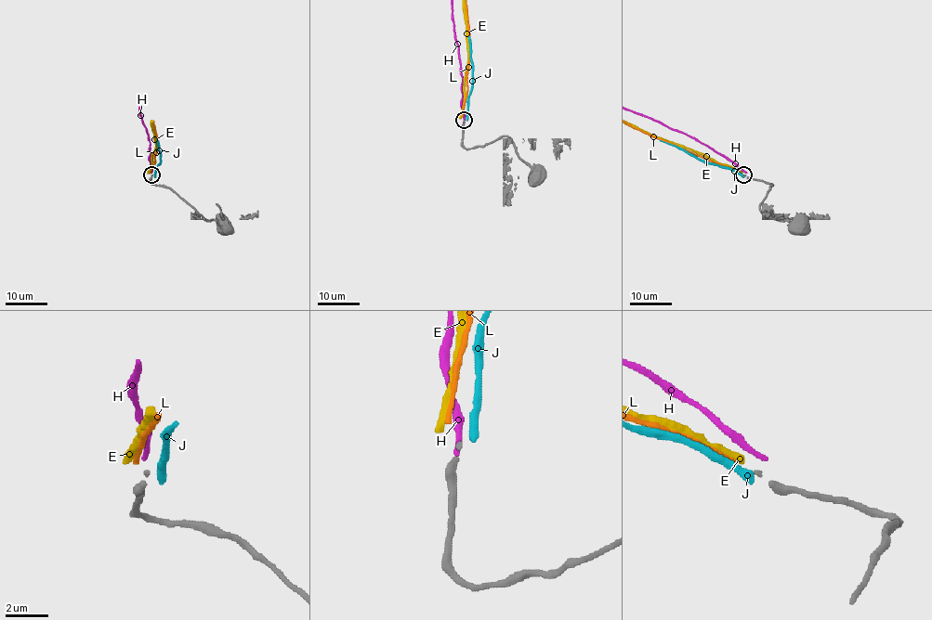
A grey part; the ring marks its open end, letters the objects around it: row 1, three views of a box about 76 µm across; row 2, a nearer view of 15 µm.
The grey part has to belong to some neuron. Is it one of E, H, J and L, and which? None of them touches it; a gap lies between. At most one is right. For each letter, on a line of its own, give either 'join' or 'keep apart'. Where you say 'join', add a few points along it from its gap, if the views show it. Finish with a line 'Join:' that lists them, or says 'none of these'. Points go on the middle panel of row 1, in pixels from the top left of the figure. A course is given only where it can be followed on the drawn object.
E: keep apart
H: keep apart
J: keep apart
L: keep apart
Join: none of these

